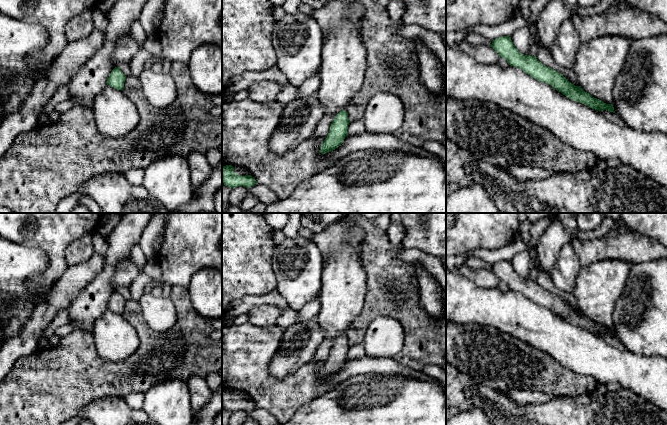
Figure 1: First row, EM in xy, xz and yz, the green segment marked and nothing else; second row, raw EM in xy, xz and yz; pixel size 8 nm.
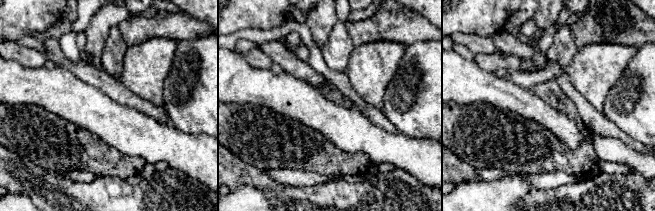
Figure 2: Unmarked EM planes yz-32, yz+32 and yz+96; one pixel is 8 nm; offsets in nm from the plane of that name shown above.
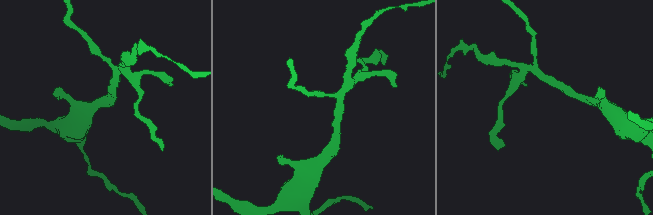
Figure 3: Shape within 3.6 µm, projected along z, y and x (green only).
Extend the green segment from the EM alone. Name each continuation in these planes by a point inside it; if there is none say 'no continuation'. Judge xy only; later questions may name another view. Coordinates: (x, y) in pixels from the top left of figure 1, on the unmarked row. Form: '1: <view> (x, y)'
no continuation

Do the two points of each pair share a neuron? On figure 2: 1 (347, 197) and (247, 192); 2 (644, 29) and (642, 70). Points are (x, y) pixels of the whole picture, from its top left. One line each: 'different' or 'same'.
1: different
2: different

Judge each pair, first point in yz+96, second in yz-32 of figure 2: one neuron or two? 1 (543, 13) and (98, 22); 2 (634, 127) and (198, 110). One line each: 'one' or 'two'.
1: one
2: one

